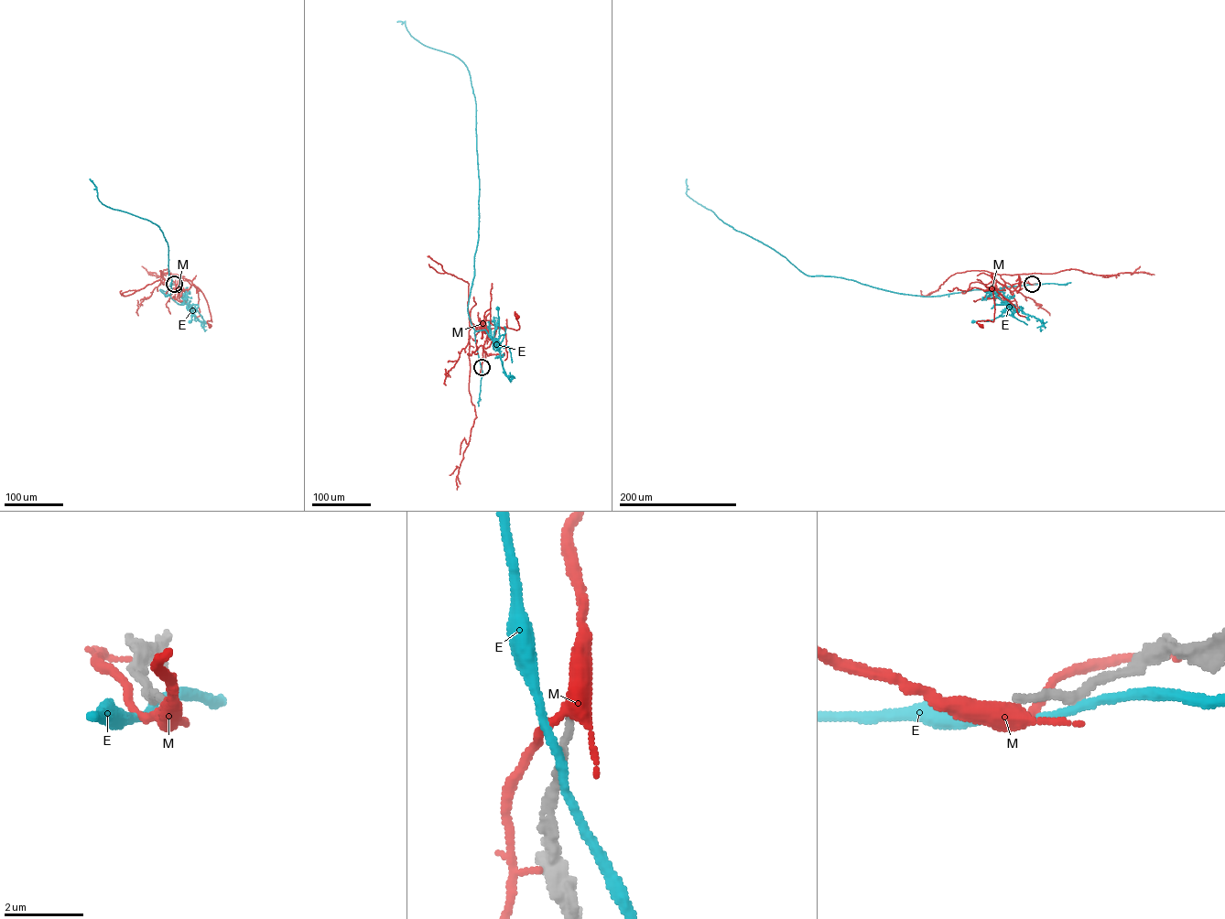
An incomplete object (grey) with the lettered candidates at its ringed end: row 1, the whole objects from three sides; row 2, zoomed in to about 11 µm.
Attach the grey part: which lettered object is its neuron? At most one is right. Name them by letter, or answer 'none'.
none

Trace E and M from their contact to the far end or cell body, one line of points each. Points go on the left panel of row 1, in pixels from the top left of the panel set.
E: (173, 284), (168, 286), (168, 294), (178, 304), (189, 305), (189, 321)
M: (174, 284), (175, 281), (177, 288), (185, 278), (200, 290), (208, 305), (211, 321), (207, 321), (210, 326)

